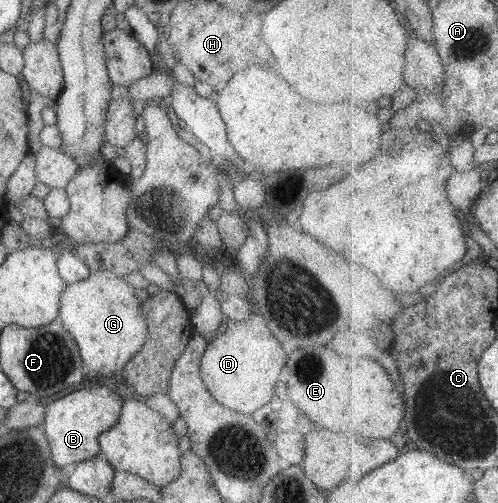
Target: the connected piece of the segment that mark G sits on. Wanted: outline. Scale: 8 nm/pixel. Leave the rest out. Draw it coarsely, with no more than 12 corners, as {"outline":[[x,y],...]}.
{"outline":[[112,271],[67,284],[58,317],[85,368],[120,375],[147,335]]}

